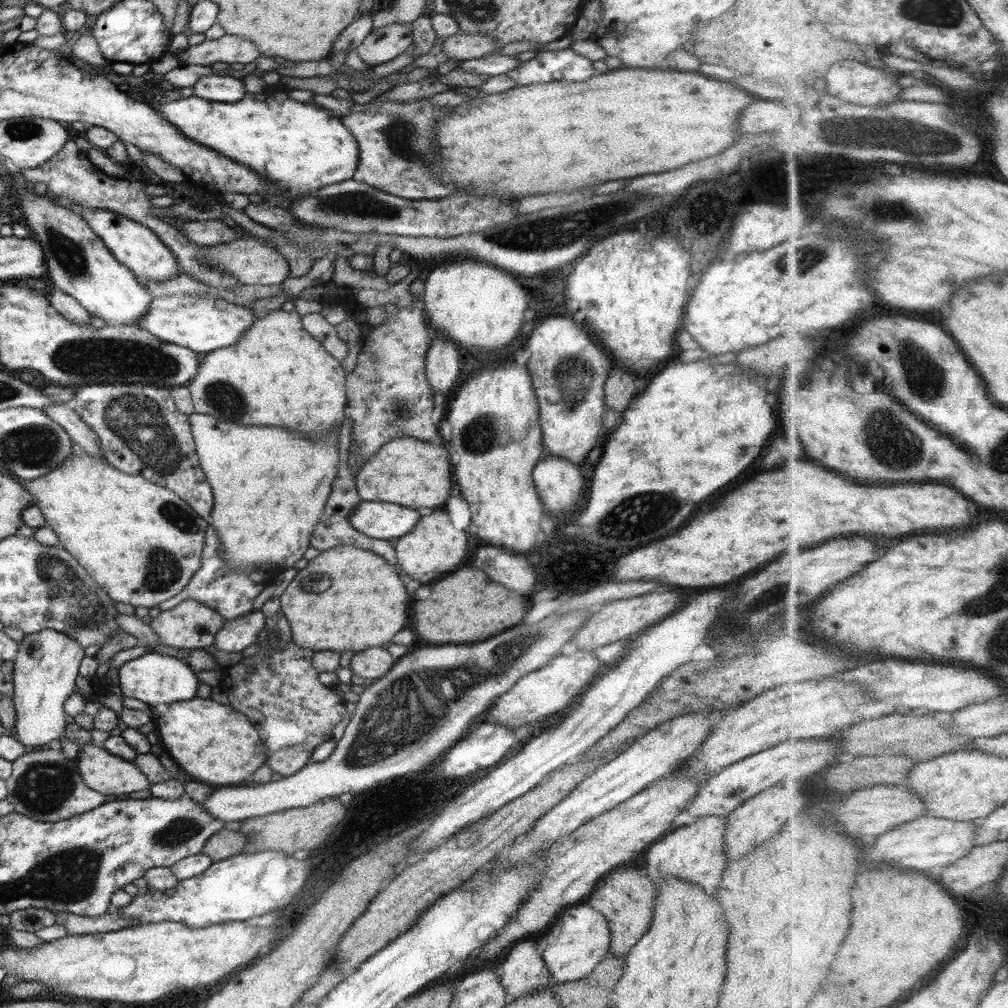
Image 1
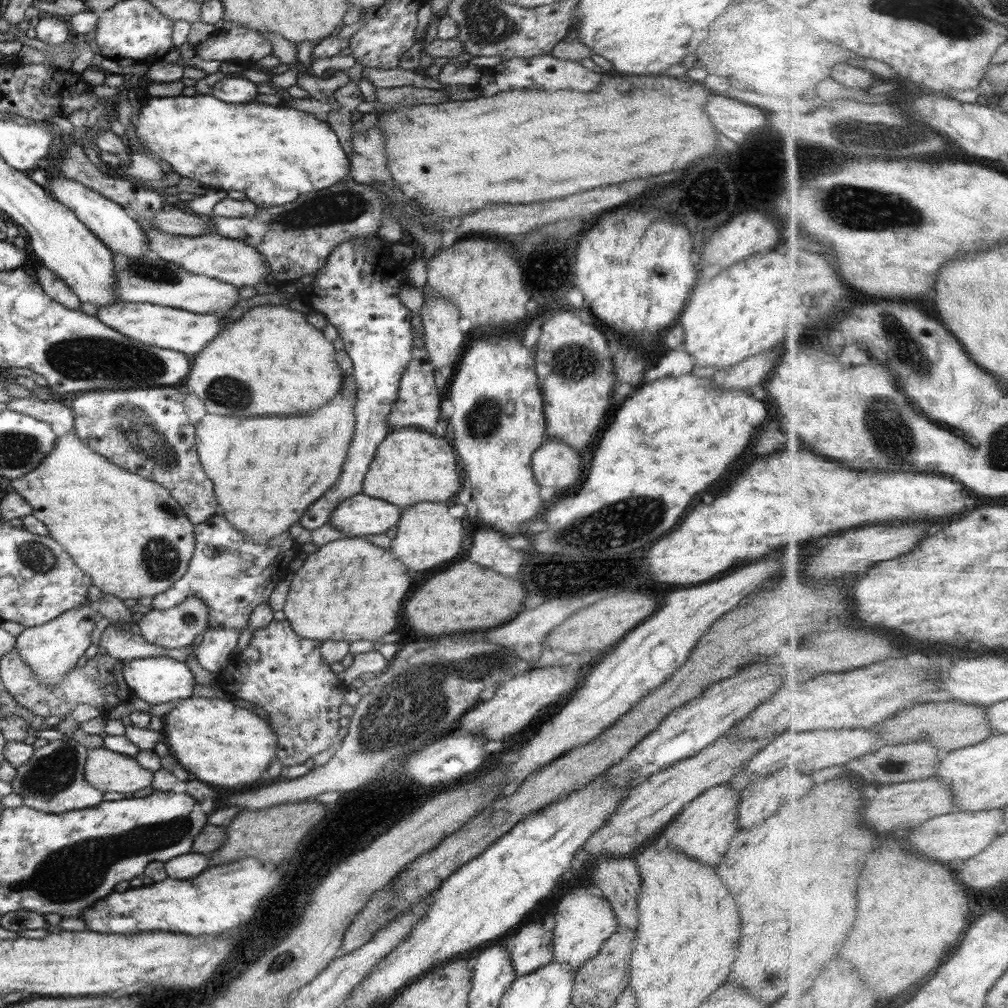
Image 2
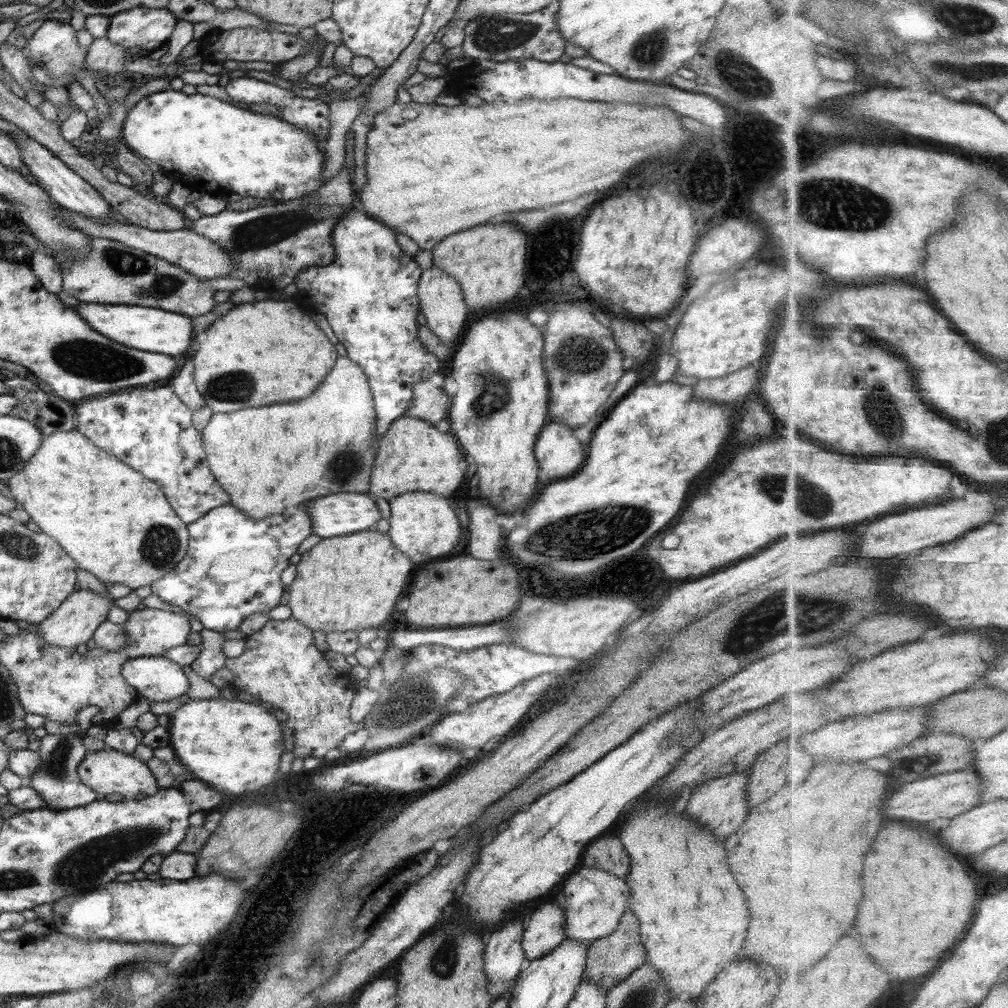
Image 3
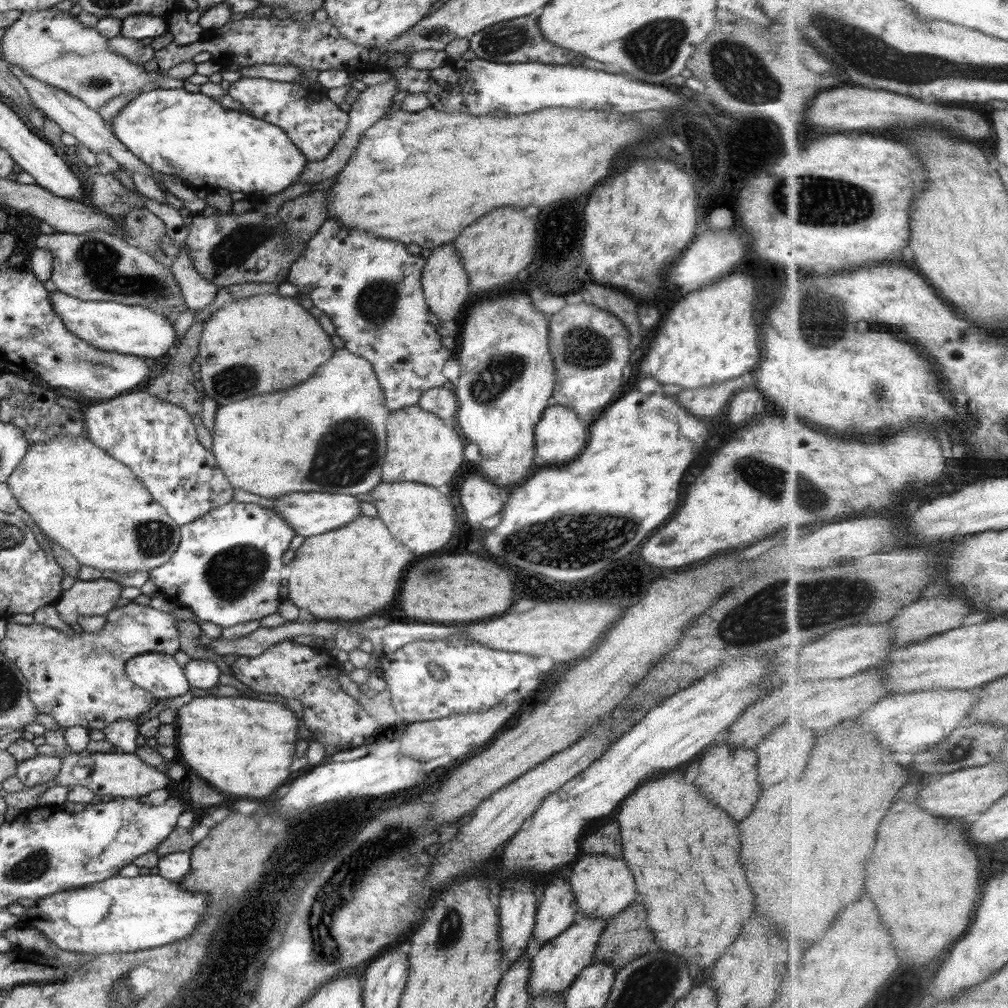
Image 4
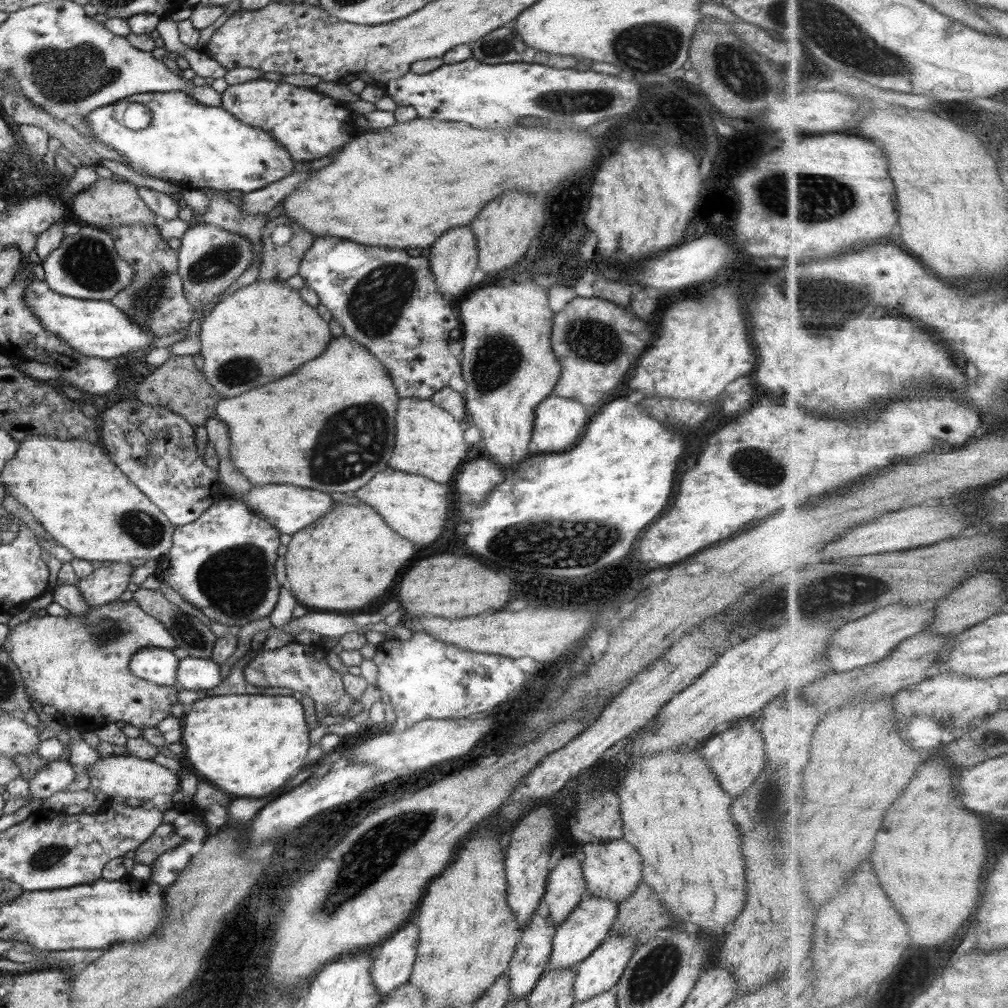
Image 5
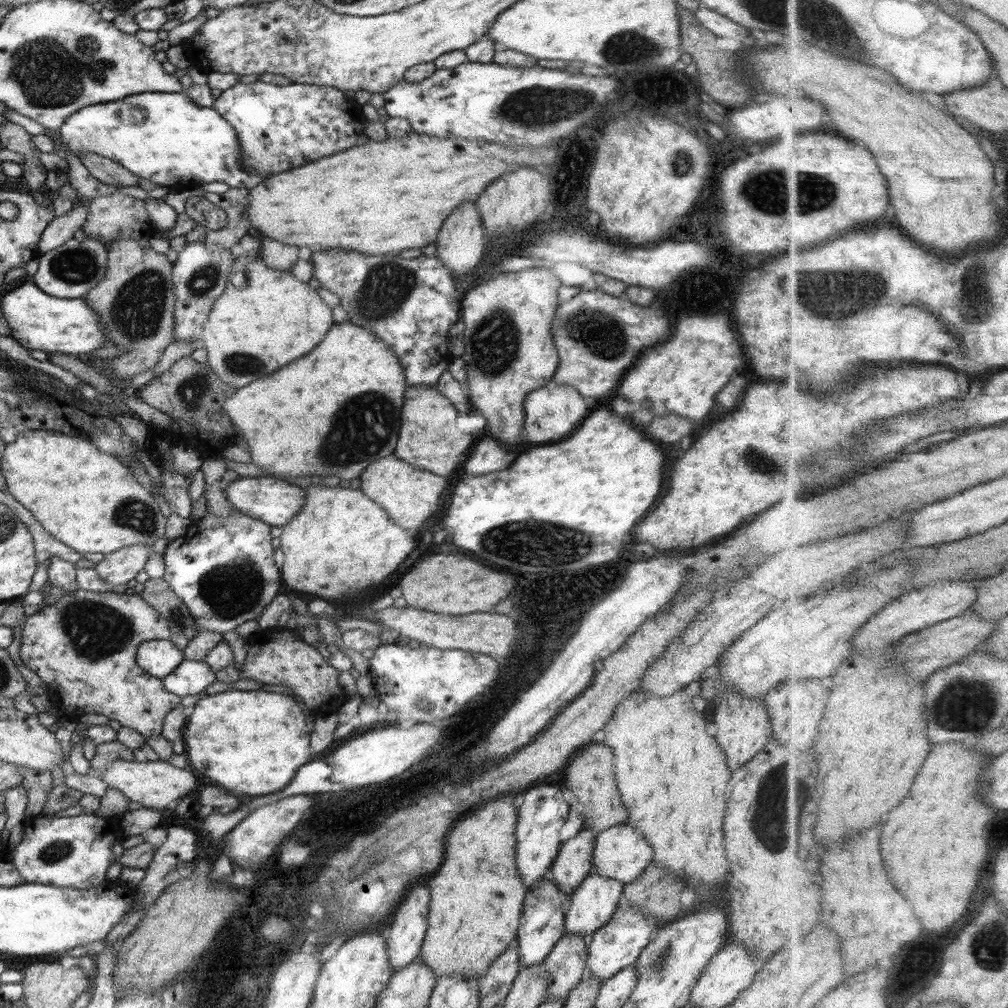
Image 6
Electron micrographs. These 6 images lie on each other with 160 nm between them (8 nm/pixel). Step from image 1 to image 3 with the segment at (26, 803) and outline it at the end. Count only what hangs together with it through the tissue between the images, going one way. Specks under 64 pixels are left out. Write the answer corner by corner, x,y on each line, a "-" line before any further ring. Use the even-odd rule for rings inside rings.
48,734
40,739
41,745
38,750
41,765
33,772
30,778
27,778
24,785
34,788
41,794
46,808
52,810
64,810
76,808
94,802
97,792
94,792
89,786
86,786
78,778
76,769
89,751
83,743
83,739
76,734

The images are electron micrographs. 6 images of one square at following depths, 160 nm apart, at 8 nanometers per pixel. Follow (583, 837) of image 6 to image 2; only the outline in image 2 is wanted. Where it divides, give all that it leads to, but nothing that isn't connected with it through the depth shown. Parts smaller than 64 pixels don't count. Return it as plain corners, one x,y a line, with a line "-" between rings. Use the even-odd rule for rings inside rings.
530,922
512,935
510,951
516,976
534,972
555,960
553,932
544,928
543,922

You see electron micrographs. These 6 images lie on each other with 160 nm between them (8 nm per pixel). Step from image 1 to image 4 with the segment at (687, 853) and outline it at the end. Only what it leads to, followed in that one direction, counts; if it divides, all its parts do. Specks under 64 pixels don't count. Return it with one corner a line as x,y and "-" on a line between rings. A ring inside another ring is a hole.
720,743
707,748
697,759
699,774
694,783
701,788
701,791
714,804
720,804
720,808
724,808
734,820
742,820
746,814
750,814
762,791
755,749

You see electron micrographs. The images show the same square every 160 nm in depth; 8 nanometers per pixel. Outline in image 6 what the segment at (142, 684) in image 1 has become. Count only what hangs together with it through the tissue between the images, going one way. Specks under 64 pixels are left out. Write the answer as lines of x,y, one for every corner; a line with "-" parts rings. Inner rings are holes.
170,639
147,640
138,645
136,662
156,678
168,676
183,661
182,651

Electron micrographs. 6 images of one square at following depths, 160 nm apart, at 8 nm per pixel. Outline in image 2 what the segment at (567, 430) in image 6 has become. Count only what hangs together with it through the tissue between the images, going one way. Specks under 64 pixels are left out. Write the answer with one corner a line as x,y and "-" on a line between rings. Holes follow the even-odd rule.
546,438
532,453
532,470
537,483
542,486
552,486
556,496
573,493
582,478
582,458
575,448
564,441

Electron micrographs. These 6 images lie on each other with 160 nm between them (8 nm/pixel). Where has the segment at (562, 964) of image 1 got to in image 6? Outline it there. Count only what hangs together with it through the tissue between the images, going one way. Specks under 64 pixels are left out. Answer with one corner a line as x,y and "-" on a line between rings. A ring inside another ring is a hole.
630,823
619,824
602,832
596,833
593,850
593,872
602,876
619,880
622,884
631,883
644,872
644,868
652,862
654,852
650,842
640,834
638,828
634,828

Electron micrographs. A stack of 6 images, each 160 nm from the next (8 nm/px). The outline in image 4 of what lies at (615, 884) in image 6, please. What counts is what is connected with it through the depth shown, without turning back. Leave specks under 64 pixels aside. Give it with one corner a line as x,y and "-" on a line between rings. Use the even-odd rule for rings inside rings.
580,912
575,923
556,938
549,940
531,953
530,976
528,979
528,994
531,1002
538,995
556,993
564,995
569,984
595,960
595,950
600,934
605,929
607,921
596,917
589,917

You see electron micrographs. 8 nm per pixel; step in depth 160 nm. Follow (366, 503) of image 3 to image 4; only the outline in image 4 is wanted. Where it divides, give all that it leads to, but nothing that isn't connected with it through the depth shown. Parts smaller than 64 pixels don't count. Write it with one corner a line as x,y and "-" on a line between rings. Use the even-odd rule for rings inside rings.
293,492
274,501
274,509
298,536
318,536
332,529
342,528
352,522
360,512
360,503
354,495
332,494
330,492

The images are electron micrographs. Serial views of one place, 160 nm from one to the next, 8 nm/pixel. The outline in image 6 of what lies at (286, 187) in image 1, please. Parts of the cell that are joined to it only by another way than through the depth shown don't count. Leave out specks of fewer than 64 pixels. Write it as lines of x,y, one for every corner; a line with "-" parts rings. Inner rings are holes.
144,92
144,94
126,96
123,100
116,100
104,104
88,105
74,112
61,124
58,130
60,144
54,141
54,154
65,158
65,150
78,157
81,152
92,152
120,163
124,168
133,172
139,178
146,178
157,185
171,189
187,189
200,187
206,182
225,182
232,188
254,188
262,182
262,176
252,176
240,168
241,146
236,131
216,109
204,108
194,104
186,94
178,92
-
130,108
141,108
145,112
142,122
130,122
128,112

